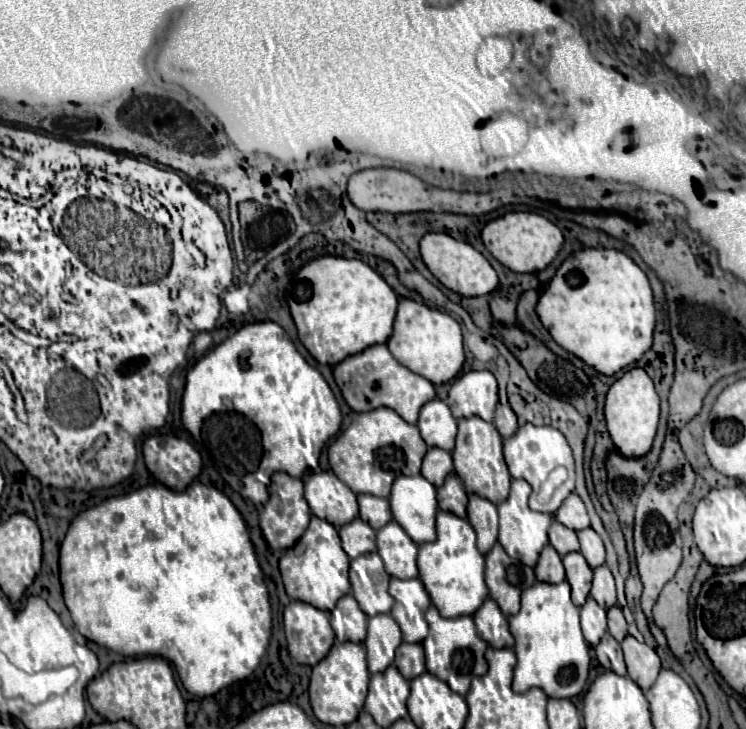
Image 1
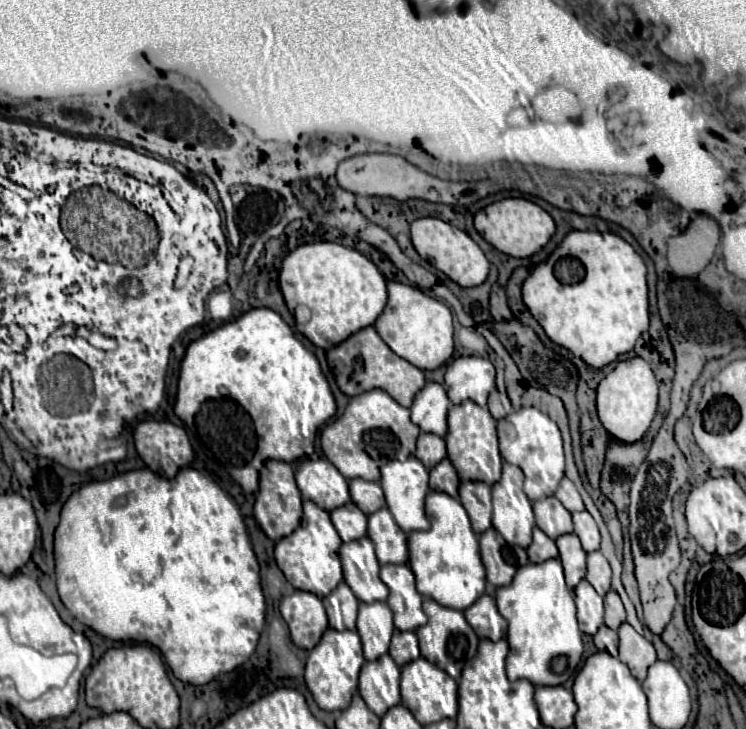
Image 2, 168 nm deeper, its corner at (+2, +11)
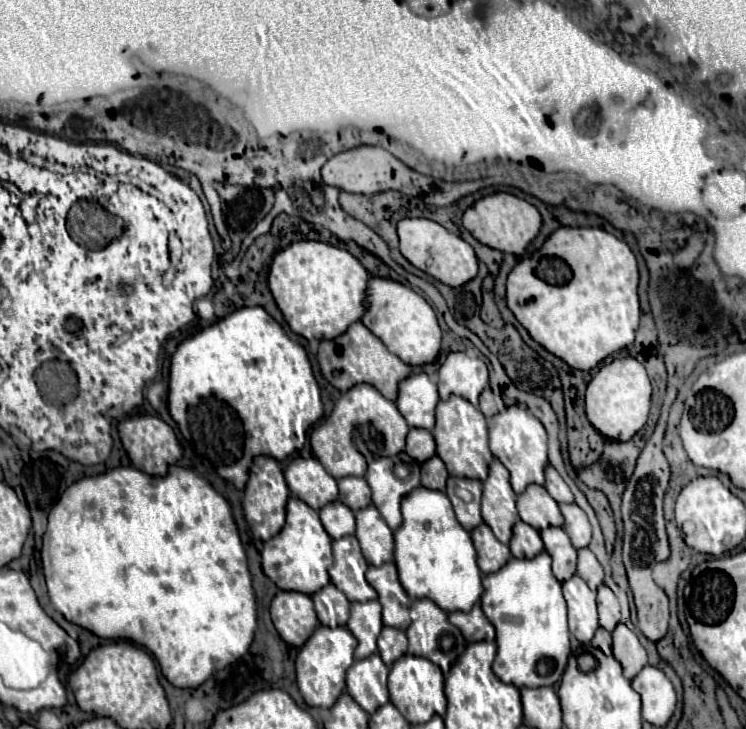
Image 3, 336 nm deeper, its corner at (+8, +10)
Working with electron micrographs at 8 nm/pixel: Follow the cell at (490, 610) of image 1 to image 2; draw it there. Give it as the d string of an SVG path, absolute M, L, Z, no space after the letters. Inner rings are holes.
M482 595L464 613L466 613L466 621L470 621L470 627L478 633L480 639L500 641L506 635L508 623L498 613L496 603L494 603L494 599L490 595Z

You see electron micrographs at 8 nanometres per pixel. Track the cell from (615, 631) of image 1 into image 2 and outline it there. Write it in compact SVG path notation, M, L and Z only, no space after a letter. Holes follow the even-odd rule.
M614 589L606 593L604 605L606 605L606 619L604 619L604 623L610 629L618 629L626 621L626 611L624 611L624 605L622 605L622 601L620 601L620 597L618 597L618 593Z

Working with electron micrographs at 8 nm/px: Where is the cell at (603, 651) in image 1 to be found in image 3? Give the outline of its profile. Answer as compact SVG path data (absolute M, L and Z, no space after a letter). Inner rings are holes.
M598 628L594 638L592 638L592 646L600 648L606 656L612 656L612 638L610 638L610 632L606 632L604 628Z

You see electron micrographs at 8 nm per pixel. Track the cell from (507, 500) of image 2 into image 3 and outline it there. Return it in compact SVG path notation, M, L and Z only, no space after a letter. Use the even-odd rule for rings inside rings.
M496 458L492 460L490 474L484 480L482 518L502 544L512 540L512 528L518 520L516 494L510 486L510 474L506 466Z

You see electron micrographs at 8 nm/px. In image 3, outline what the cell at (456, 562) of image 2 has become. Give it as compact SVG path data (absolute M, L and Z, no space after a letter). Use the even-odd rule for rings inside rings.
M418 486L416 490L412 490L412 494L408 494L408 498L404 498L402 516L404 516L404 522L396 530L394 562L396 562L398 574L400 574L400 568L402 568L400 584L404 586L404 590L408 590L408 596L412 600L432 598L432 602L436 602L442 610L448 610L448 612L456 612L456 610L468 612L468 610L472 610L472 606L482 596L482 572L476 564L476 550L472 546L472 538L456 522L456 516L452 512L448 496L444 492L428 490L424 486Z

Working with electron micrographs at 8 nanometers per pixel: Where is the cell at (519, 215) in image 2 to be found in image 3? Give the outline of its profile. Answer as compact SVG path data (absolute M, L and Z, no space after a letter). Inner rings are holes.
M498 192L478 200L472 208L468 208L464 212L462 224L484 246L490 246L494 250L508 252L514 256L522 256L528 244L538 236L542 228L542 218L540 218L540 212L530 202L506 192Z

